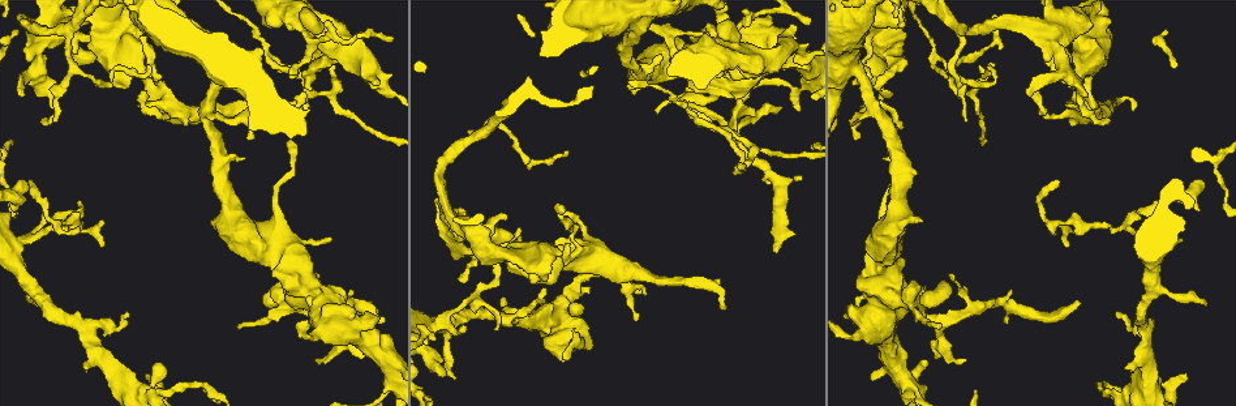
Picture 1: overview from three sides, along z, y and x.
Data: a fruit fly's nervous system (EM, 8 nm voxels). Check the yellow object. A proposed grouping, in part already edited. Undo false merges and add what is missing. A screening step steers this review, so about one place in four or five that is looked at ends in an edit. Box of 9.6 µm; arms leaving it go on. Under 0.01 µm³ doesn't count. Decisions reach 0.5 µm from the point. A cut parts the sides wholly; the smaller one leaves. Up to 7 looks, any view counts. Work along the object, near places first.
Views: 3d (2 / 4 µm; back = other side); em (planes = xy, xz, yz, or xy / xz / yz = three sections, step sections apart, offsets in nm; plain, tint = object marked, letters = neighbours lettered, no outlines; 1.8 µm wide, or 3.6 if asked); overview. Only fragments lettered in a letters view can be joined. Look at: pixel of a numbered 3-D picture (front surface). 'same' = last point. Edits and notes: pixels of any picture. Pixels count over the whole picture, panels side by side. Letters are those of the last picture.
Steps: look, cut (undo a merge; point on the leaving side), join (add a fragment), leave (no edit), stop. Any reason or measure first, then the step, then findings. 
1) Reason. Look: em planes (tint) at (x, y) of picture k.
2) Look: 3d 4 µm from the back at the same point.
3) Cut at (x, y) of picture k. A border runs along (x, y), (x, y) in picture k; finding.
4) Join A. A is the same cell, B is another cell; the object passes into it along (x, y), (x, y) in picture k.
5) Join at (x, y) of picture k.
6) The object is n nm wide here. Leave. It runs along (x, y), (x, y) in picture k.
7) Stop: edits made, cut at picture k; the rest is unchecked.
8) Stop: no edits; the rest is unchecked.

Stops while still wide. Look: 3d 2 µm at (504, 296) of picture 1.

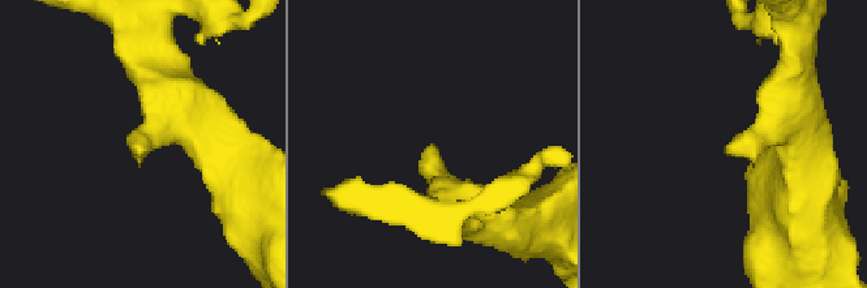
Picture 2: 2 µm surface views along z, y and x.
Look: em 3.6 µm planes (letters) at (728, 153) of picture 2.

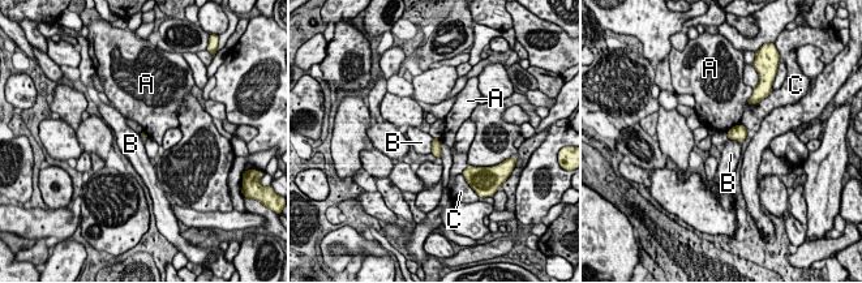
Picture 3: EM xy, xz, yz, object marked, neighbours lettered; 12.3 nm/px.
Leave. A, B and C are other cells; a border runs along (434, 137), (430, 153) in picture 3; no lettered fragment goes on from it.

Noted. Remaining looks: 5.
Free end. Look: 3d 4 µm at (776, 250) of picture 1.

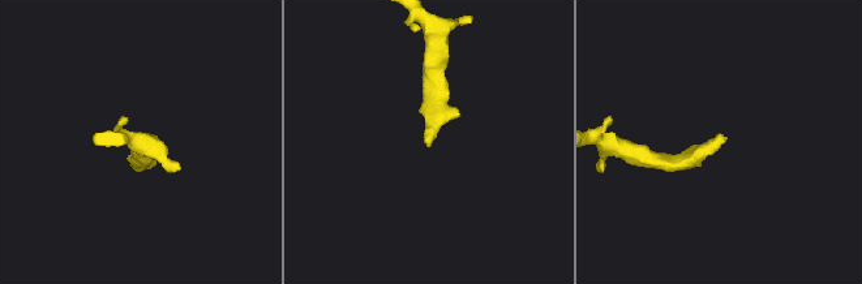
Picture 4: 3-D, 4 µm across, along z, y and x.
Look: em yz step 16 (letters) at (430, 145) of picture 4.

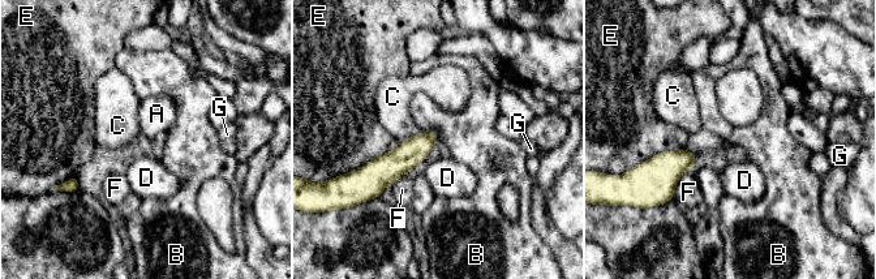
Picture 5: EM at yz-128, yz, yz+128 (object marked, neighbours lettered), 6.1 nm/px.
Look: em planes (letters) at the same point.

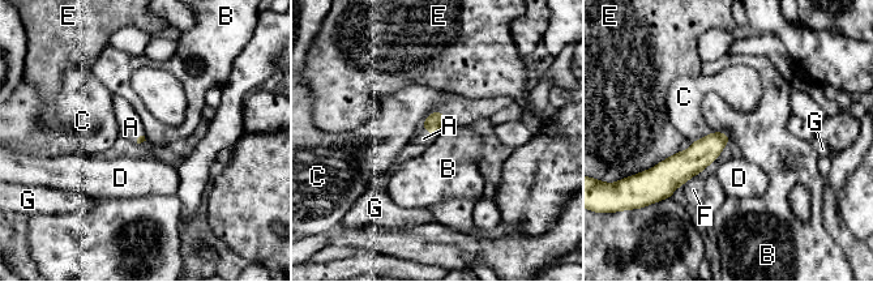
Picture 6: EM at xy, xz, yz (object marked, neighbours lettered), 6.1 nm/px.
The longest contact is with E, 240 nm. Join A. A is the same cell, B, C, D, E, F and G are other cells; it goes on there.

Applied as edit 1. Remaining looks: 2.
Look: overview.

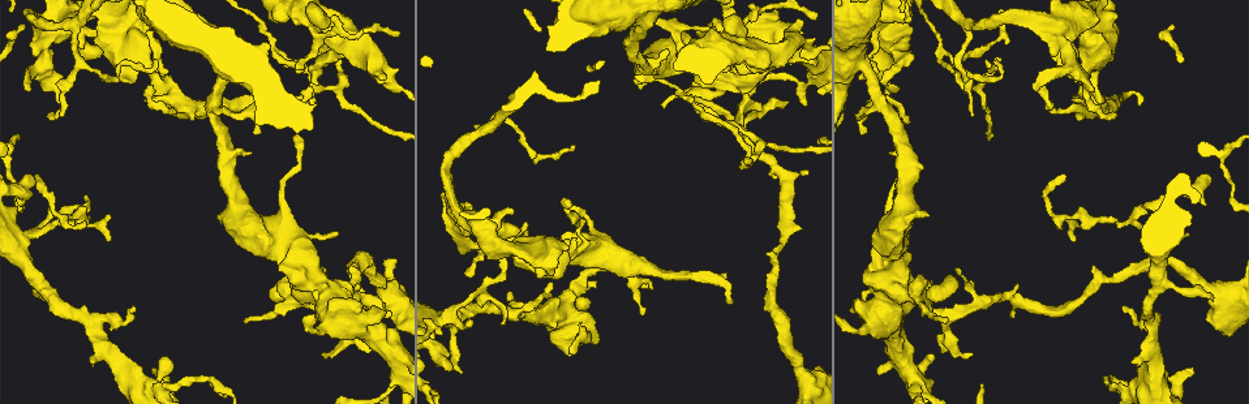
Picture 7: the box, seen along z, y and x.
A fork. Look: em planes (letters) at (319, 32) of picture 7.

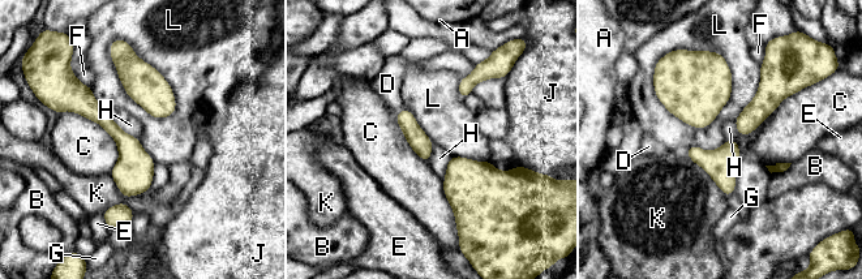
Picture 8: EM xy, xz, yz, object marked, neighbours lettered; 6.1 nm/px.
Leave. A, B, C, D, E, F, G, H, J, K and L are other cells; a border runs along (108, 55), (150, 115), (176, 110) in picture 8; continuous, no second cell.

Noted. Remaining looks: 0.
Stop: edits made, join at picture 6; the rest is unchecked.

